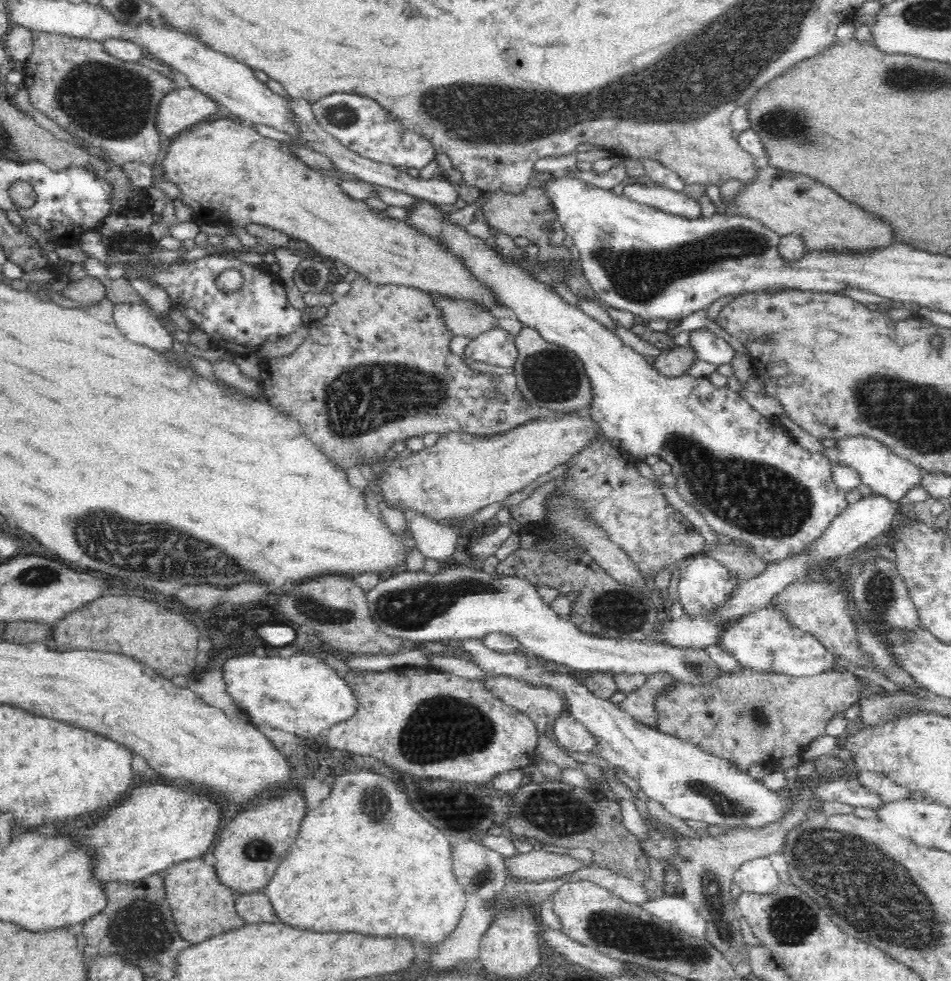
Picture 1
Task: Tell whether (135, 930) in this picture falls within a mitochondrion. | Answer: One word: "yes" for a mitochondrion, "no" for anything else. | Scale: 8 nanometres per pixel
yes

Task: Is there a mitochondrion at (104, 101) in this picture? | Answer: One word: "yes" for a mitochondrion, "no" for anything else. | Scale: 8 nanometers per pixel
yes

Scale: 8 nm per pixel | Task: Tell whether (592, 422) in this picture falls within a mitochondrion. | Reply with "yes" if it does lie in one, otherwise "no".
no

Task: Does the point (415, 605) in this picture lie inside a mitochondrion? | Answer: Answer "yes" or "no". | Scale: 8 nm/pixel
yes

